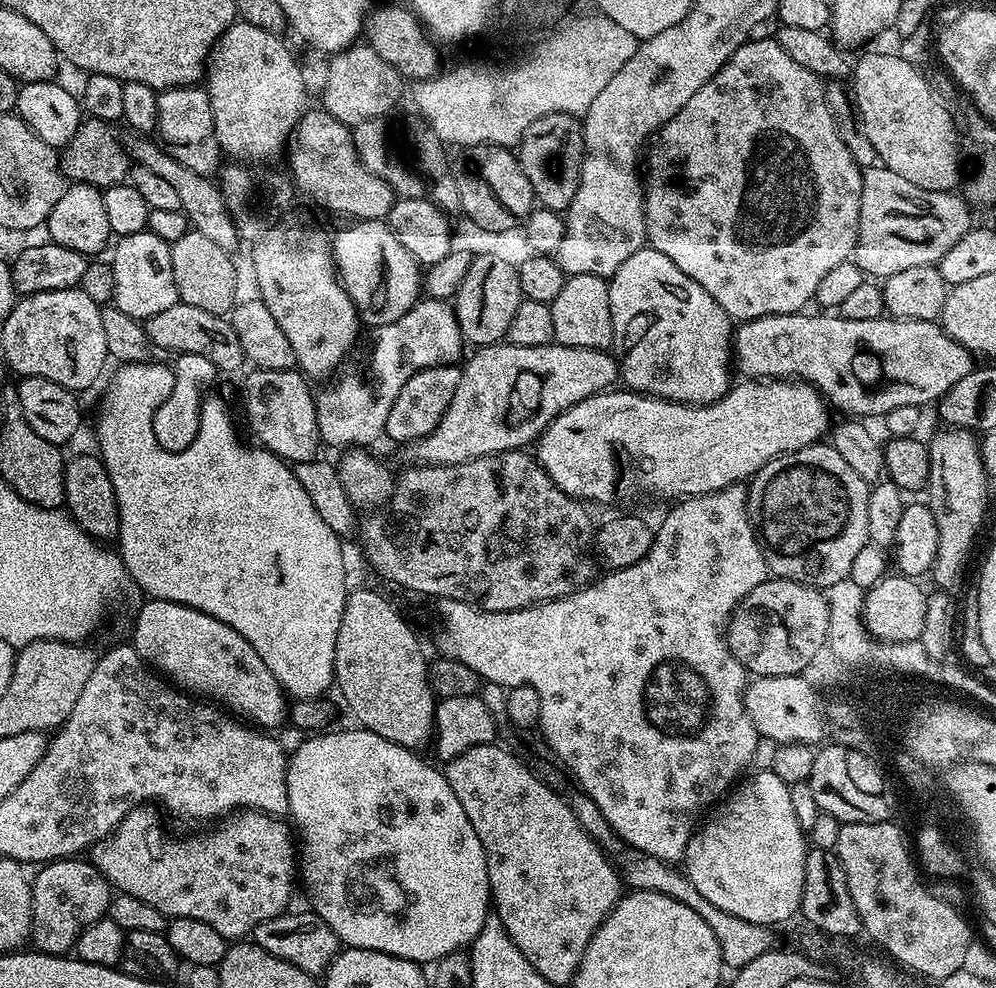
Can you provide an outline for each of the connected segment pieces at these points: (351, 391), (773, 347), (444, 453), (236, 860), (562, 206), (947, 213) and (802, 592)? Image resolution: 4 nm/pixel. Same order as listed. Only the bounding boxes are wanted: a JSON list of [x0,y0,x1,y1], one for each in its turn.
[[315,298,465,450],[732,314,974,418],[407,342,620,465],[90,806,298,942],[518,114,584,213],[851,166,974,278],[726,578,829,677]]

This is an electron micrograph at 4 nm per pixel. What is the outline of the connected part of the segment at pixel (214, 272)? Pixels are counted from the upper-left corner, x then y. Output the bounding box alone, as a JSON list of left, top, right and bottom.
[170,230,236,317]

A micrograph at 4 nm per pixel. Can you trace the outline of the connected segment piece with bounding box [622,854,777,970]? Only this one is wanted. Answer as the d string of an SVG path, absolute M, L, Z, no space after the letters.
M636 854L633 857L633 860L625 868L622 868L623 883L632 890L661 892L663 896L669 896L690 906L690 910L697 912L702 918L702 922L706 922L706 926L710 926L710 930L714 930L714 938L718 938L720 953L729 969L735 970L746 966L746 962L754 962L754 958L758 958L758 954L766 954L777 943L776 936L772 933L775 931L769 925L746 922L734 914L726 914L726 910L718 910L713 904L706 902L706 898L702 898L702 894L698 894L698 890L694 890L687 875L669 861L643 854Z

